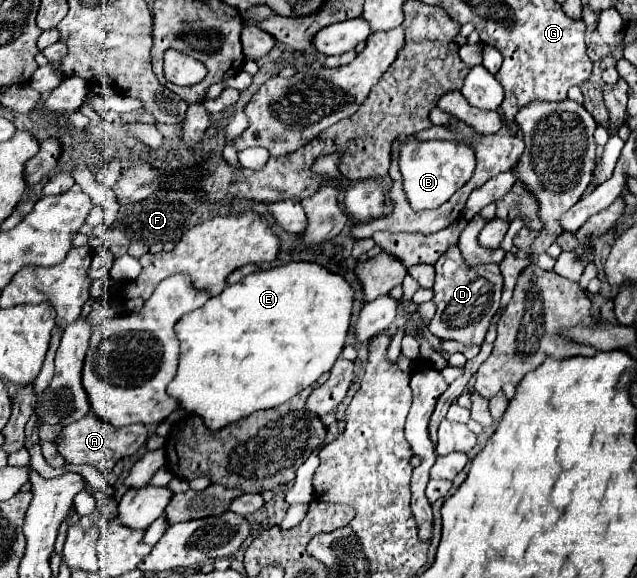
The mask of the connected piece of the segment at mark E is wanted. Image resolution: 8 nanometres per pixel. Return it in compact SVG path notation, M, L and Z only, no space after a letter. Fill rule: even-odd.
M299 260L251 272L175 324L181 354L177 376L167 386L167 392L179 400L181 408L199 414L211 430L219 430L255 410L275 408L333 368L349 334L353 302L355 288L345 276L317 262Z

